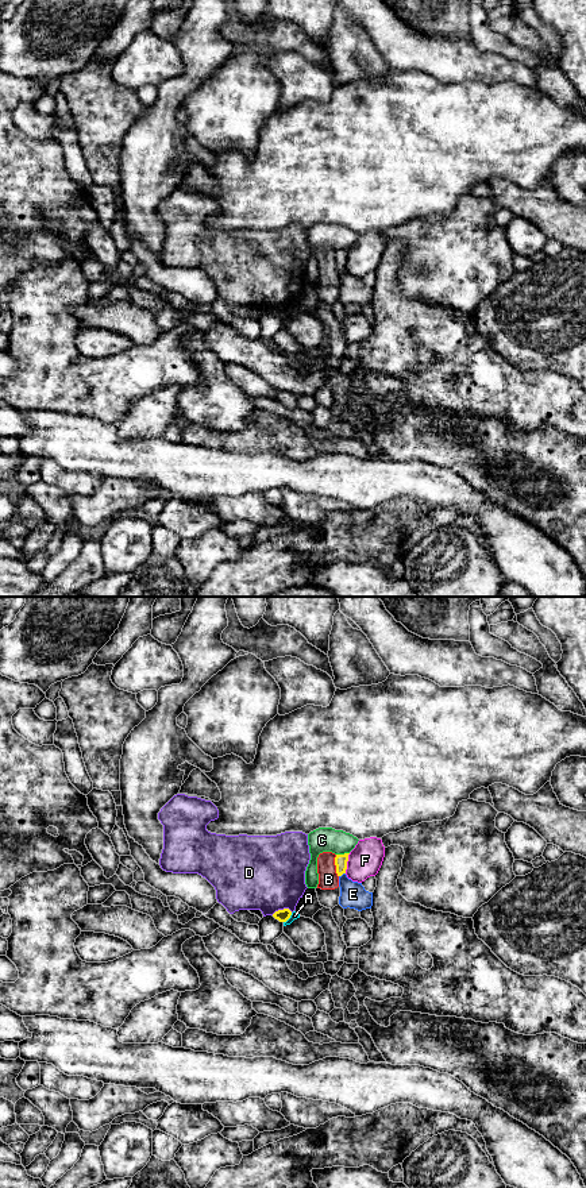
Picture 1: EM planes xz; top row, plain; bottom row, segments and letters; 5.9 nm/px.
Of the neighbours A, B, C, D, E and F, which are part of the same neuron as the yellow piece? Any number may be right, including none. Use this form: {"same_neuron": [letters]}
{"same_neuron": []}

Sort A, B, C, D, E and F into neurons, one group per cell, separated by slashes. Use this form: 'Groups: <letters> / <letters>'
Groups: A / B / C / D / E / F

